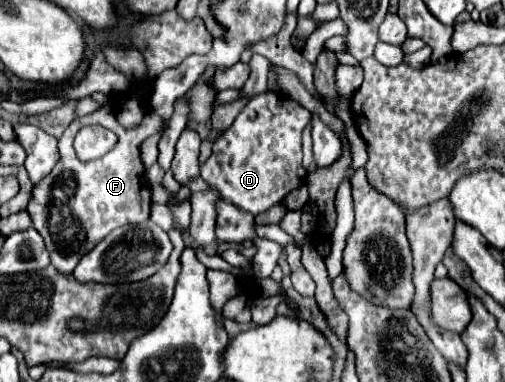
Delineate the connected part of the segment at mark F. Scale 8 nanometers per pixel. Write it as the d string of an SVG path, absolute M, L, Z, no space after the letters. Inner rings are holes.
M100 108L88 116L76 118L70 122L66 132L60 138L60 160L54 166L54 170L44 178L44 182L38 182L32 192L32 200L28 204L28 212L32 216L32 226L40 232L40 236L46 242L46 248L50 252L50 262L54 268L58 268L62 274L70 274L80 258L96 246L96 242L104 240L114 228L120 226L134 226L142 224L150 216L150 190L146 180L146 168L140 160L140 144L160 132L164 128L164 120L160 120L158 114L148 112L144 120L124 130L110 108ZM100 125L116 132L118 144L110 150L110 154L92 160L82 162L76 156L74 150L74 136L84 126Z

